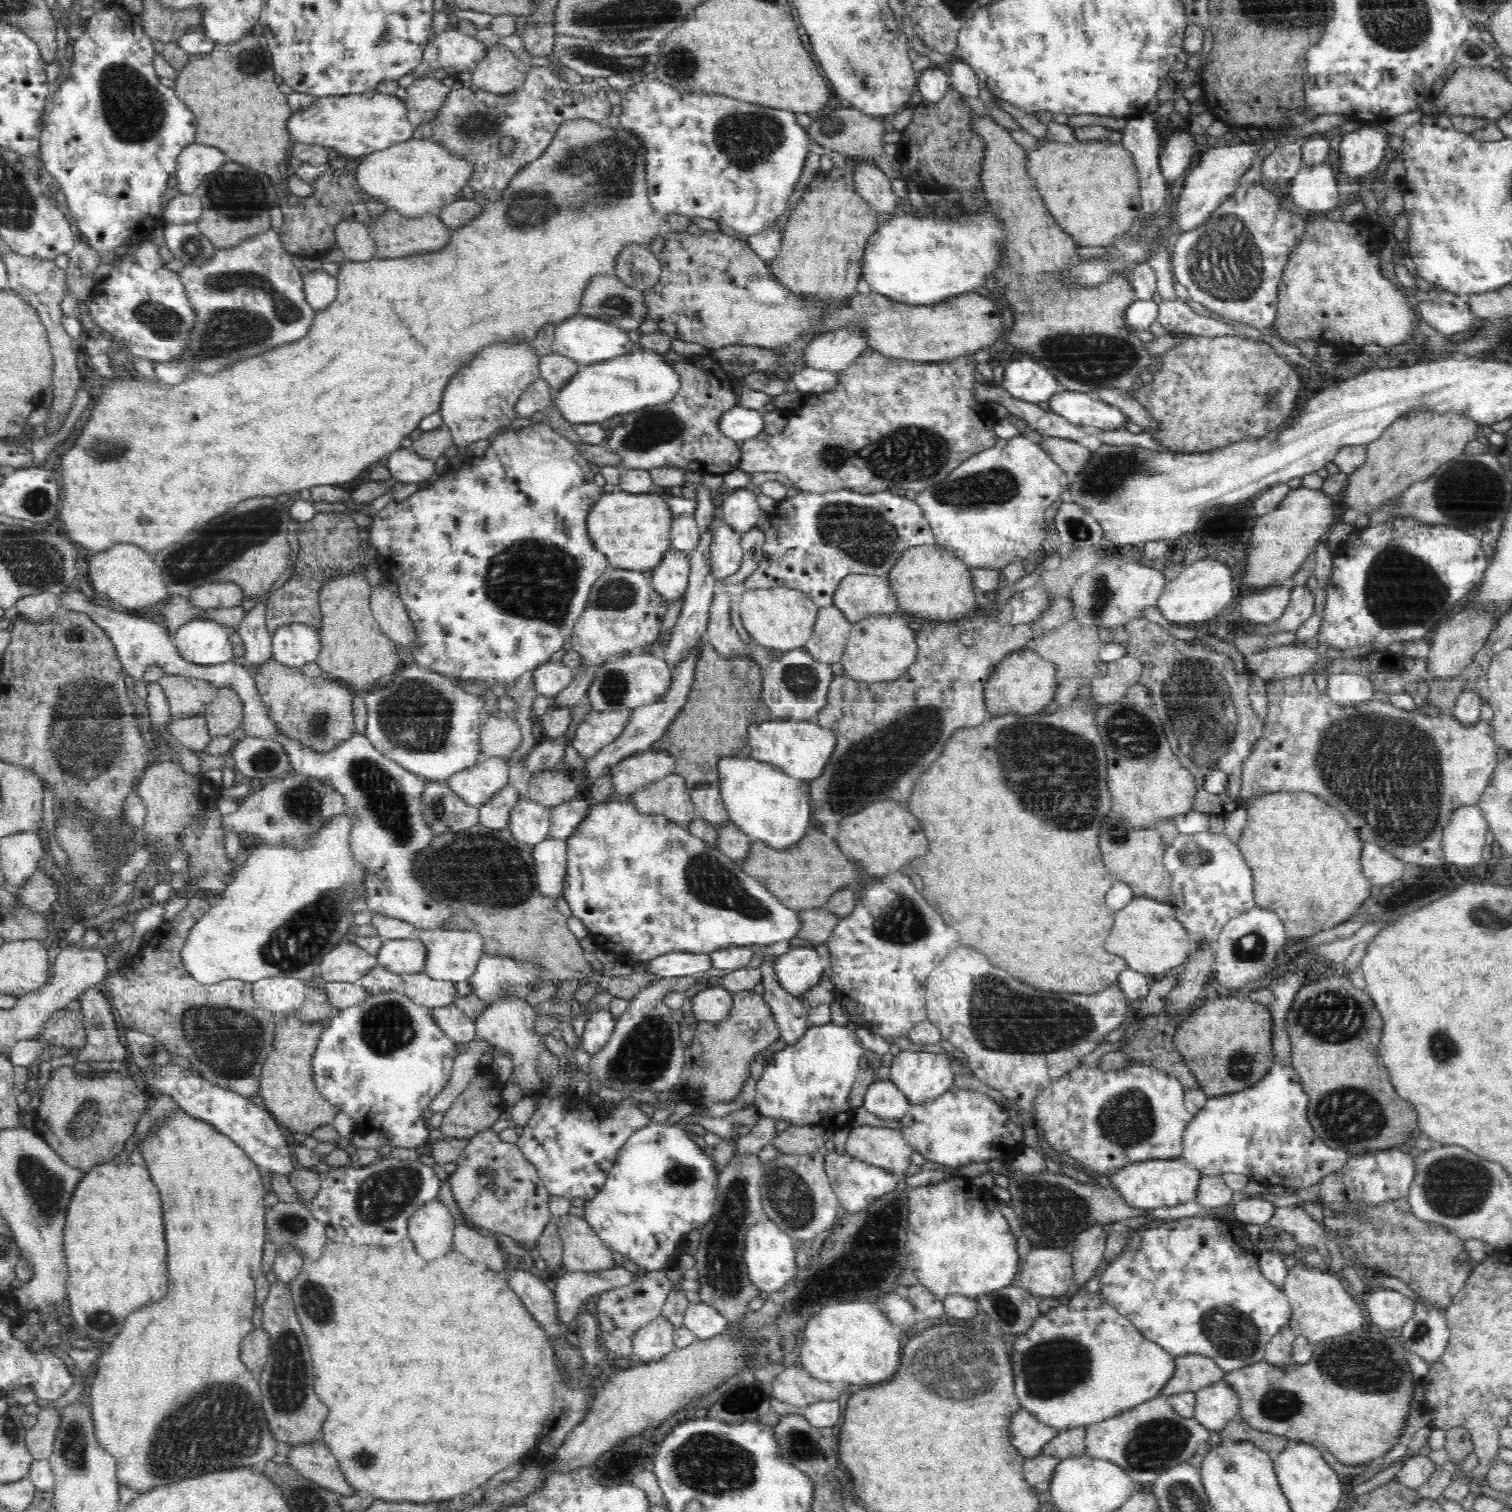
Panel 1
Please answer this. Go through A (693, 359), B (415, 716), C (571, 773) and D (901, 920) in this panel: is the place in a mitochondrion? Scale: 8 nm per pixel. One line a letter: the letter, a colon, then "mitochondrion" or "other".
A: other
B: mitochondrion
C: other
D: mitochondrion

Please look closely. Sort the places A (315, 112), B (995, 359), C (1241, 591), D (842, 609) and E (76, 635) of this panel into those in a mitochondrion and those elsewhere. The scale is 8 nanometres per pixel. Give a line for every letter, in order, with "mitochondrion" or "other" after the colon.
A: other
B: other
C: other
D: other
E: other

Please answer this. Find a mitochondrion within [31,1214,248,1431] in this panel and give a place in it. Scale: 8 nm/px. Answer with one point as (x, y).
(99, 1319)

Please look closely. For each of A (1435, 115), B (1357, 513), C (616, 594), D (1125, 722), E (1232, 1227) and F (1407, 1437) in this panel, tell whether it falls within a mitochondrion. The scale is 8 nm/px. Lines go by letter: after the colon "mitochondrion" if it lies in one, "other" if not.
A: other
B: other
C: mitochondrion
D: mitochondrion
E: other
F: other

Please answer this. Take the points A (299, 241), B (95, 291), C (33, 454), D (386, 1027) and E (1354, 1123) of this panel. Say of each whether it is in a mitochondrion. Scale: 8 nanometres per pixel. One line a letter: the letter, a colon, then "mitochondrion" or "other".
A: other
B: other
C: other
D: mitochondrion
E: mitochondrion

